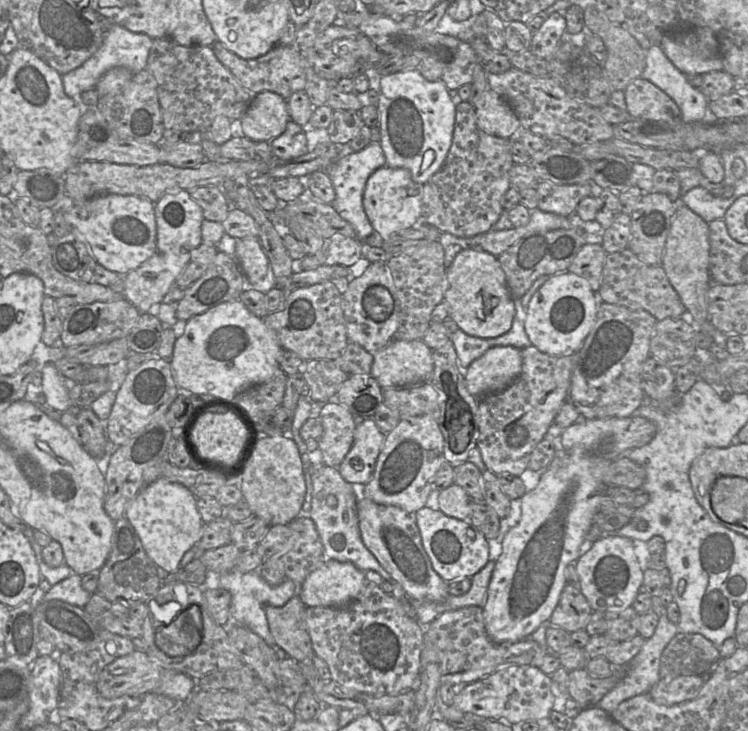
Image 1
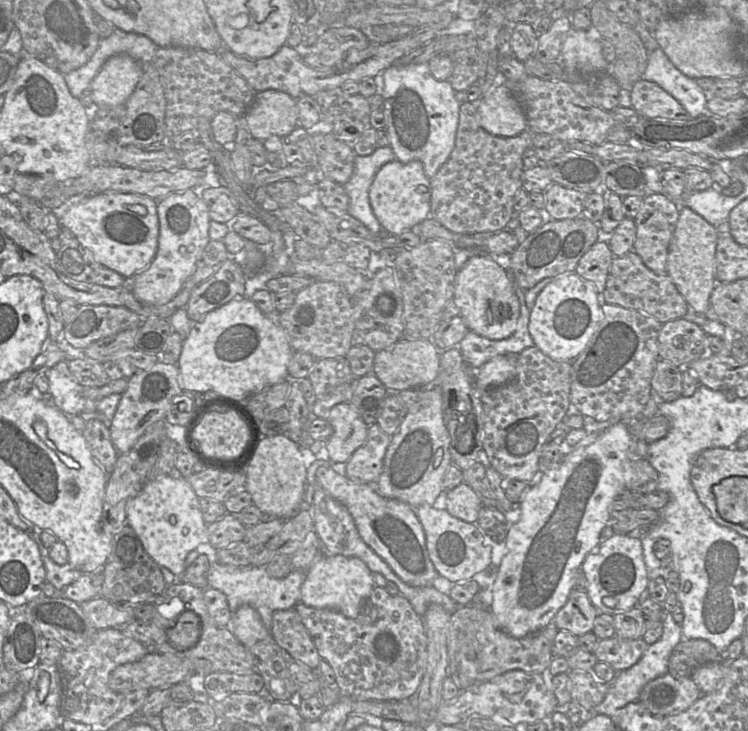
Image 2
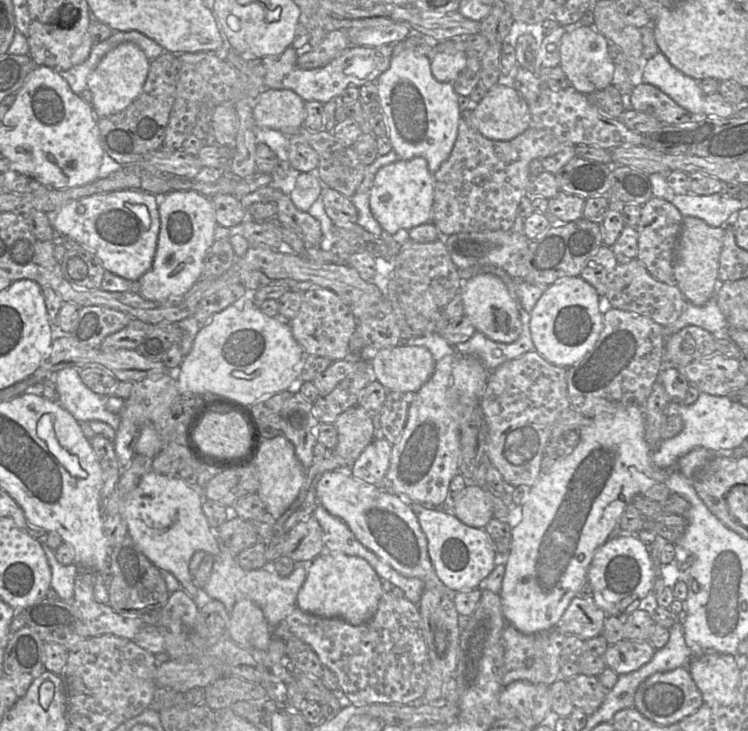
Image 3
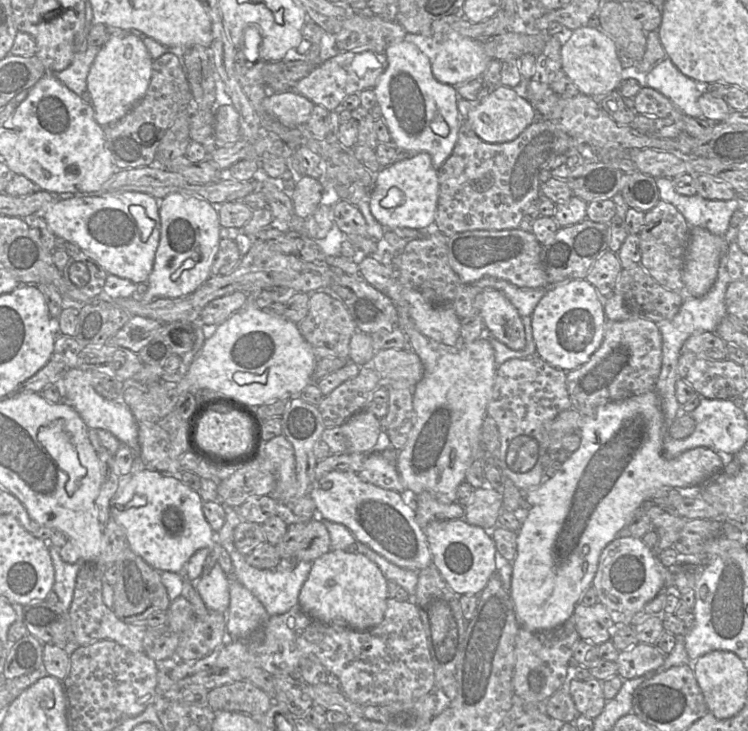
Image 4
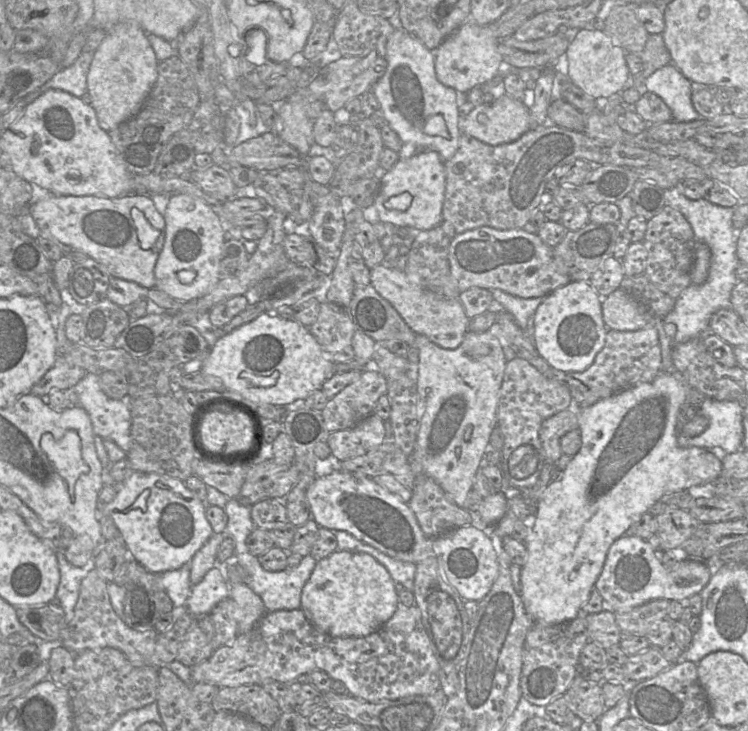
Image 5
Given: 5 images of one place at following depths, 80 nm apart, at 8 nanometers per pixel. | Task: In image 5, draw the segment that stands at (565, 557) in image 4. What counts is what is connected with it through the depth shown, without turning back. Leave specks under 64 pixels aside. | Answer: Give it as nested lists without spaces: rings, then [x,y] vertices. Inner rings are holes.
[[[661,372],[650,382],[624,389],[588,407],[575,408],[579,421],[578,430],[581,433],[582,446],[563,471],[562,479],[551,483],[539,495],[536,501],[535,523],[531,529],[528,528],[528,536],[525,545],[528,559],[521,568],[520,597],[527,613],[535,620],[535,623],[556,625],[575,619],[581,613],[582,607],[589,600],[590,593],[601,574],[607,552],[613,542],[624,536],[641,515],[647,512],[649,508],[665,494],[676,491],[687,491],[693,486],[714,483],[720,477],[722,472],[722,461],[709,451],[708,448],[696,446],[680,447],[678,445],[677,419],[680,411],[687,404],[689,388],[690,386],[677,372]]]

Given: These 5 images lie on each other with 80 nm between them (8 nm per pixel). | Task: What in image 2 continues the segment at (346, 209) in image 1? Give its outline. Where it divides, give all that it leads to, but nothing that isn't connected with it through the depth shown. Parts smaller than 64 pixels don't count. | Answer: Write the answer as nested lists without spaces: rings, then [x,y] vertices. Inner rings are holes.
[[[390,146],[377,147],[372,154],[367,156],[356,155],[354,172],[349,181],[343,185],[349,197],[348,214],[374,234],[378,234],[382,227],[370,205],[370,187],[379,169],[394,160],[396,157]]]

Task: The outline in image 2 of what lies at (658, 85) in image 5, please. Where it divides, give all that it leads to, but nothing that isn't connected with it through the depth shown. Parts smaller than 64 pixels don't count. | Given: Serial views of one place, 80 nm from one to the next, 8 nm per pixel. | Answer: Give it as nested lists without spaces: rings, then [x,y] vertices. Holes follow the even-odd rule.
[[[660,47],[649,53],[642,79],[654,82],[686,110],[690,118],[713,115],[707,109],[708,94],[678,70]]]

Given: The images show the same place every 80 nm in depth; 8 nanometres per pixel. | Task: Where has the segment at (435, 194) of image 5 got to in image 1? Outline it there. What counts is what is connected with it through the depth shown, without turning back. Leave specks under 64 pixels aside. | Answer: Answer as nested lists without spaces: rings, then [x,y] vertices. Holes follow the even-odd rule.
[[[384,166],[369,177],[363,195],[363,206],[373,229],[381,235],[383,241],[423,221],[422,194],[422,185],[414,182],[410,172],[404,168]]]

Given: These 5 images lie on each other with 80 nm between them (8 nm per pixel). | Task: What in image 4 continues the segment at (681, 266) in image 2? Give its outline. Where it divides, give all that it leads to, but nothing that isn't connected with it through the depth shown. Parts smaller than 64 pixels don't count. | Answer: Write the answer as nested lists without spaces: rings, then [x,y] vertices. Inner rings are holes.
[[[699,226],[691,227],[682,275],[685,295],[700,298],[711,290],[726,251],[725,237],[714,235]]]

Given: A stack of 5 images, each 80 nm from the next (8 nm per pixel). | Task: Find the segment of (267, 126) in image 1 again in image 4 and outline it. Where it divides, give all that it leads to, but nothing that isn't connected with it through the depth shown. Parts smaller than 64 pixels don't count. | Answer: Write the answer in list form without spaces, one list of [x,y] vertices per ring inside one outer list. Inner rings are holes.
[[[294,90],[275,93],[264,98],[265,111],[286,127],[306,126],[314,105]]]

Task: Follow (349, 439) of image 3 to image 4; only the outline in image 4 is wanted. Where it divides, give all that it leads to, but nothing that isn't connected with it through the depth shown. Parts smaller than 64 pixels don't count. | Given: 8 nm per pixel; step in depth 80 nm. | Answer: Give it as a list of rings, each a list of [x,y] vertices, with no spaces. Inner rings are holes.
[[[366,409],[354,414],[340,429],[347,440],[347,452],[361,454],[373,451],[382,431],[380,419]]]

